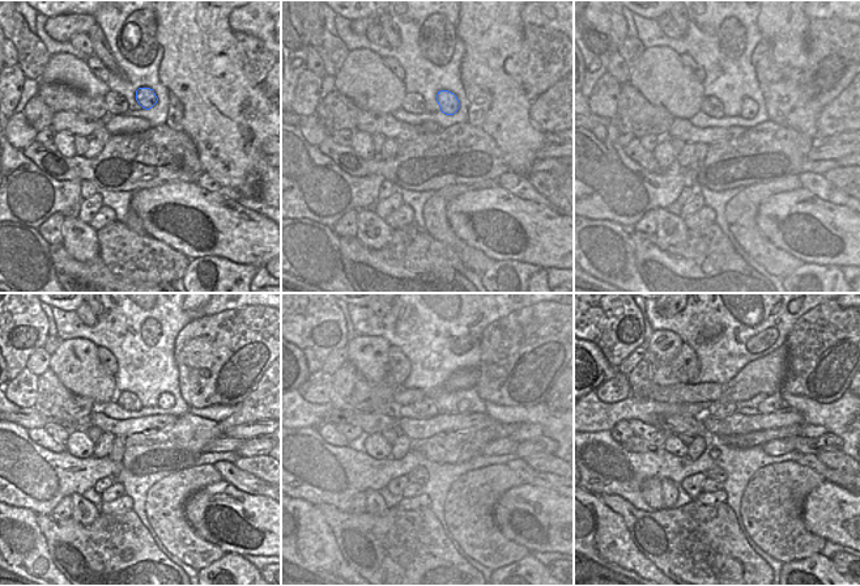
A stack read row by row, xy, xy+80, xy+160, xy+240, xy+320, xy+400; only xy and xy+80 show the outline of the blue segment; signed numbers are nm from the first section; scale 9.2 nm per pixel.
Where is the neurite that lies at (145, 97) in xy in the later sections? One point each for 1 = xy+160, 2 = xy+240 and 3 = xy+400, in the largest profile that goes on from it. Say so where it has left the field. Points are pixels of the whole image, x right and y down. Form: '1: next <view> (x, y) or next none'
1: next xy+160 (749, 110)
2: next xy+240 (166, 400)
3: next xy+400 (774, 402)

